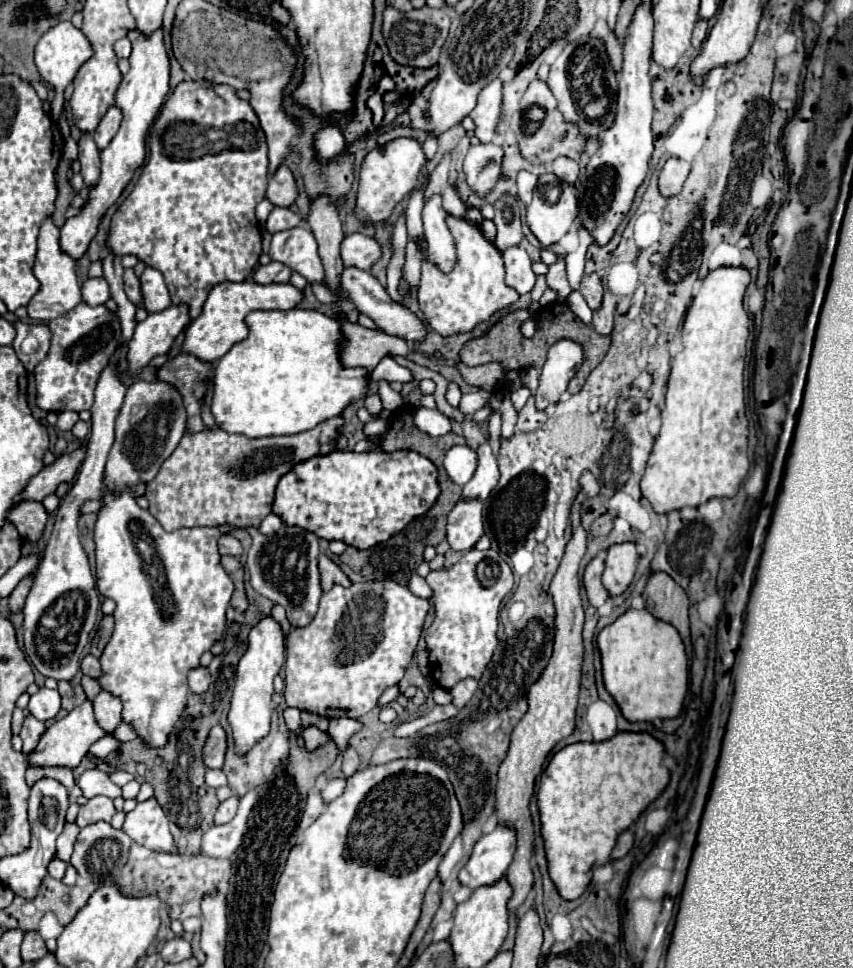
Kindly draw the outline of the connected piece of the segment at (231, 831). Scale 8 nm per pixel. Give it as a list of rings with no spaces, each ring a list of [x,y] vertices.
[[[245,796],[239,800],[239,810],[237,816],[223,824],[223,826],[213,826],[207,830],[201,842],[199,854],[203,856],[233,856],[235,850],[241,846],[243,836],[247,832],[247,818],[251,812],[251,796]]]

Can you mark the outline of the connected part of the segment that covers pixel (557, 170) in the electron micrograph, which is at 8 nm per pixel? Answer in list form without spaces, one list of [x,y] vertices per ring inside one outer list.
[[[559,156],[555,158],[551,164],[549,164],[549,170],[561,178],[563,182],[567,184],[575,184],[577,176],[579,176],[579,164],[573,160],[573,158],[567,158],[567,156]]]

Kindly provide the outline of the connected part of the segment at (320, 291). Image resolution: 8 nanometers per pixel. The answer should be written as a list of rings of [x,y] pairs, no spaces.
[[[319,282],[311,284],[311,290],[313,290],[313,294],[317,296],[317,300],[319,300],[321,304],[331,304],[331,302],[341,302],[341,300],[343,300],[343,296],[335,298],[335,296],[333,296],[323,284],[319,284]]]

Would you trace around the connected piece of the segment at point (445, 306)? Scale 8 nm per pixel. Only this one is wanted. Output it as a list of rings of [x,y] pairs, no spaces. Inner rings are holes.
[[[447,214],[447,226],[451,230],[457,250],[457,262],[449,274],[441,272],[429,260],[425,238],[417,240],[419,248],[423,250],[417,302],[429,326],[443,338],[461,332],[473,332],[479,322],[487,322],[495,312],[501,312],[519,300],[517,290],[505,284],[505,266],[501,252],[491,240],[483,236],[481,228],[467,218],[457,218],[451,214]]]

